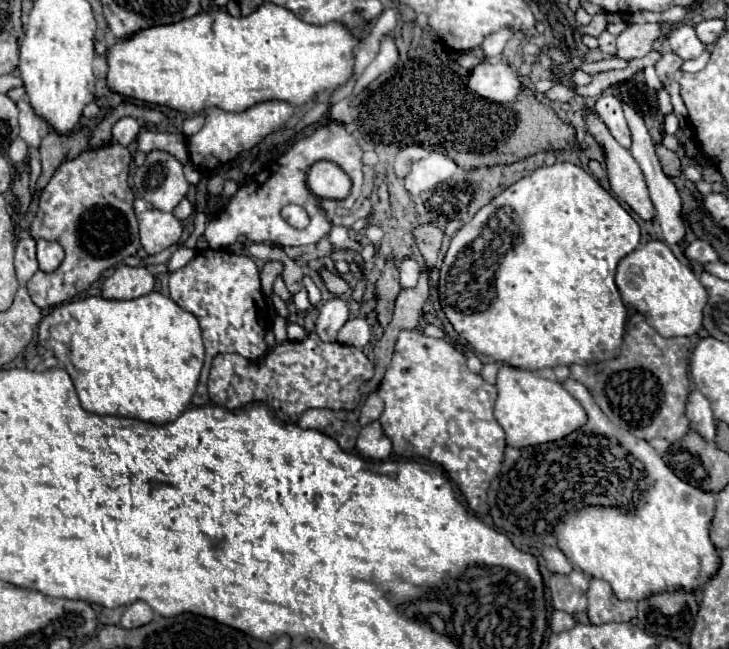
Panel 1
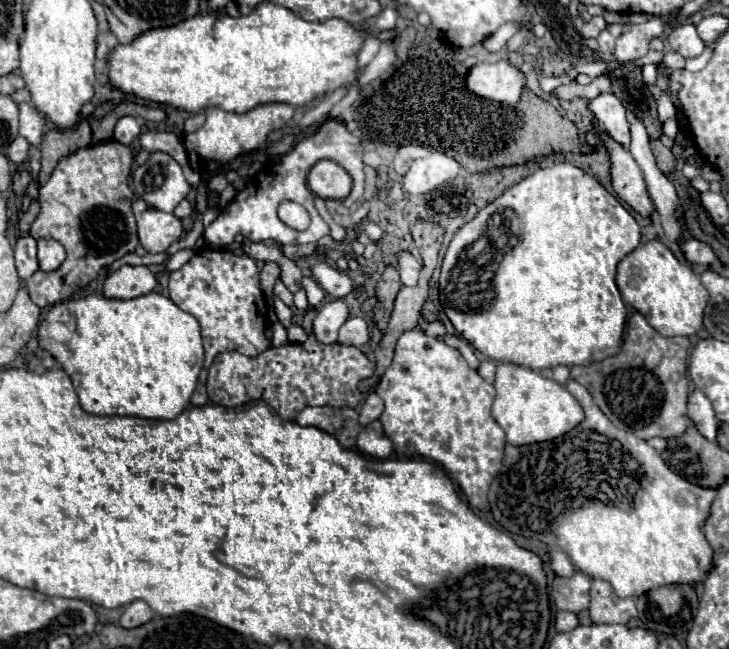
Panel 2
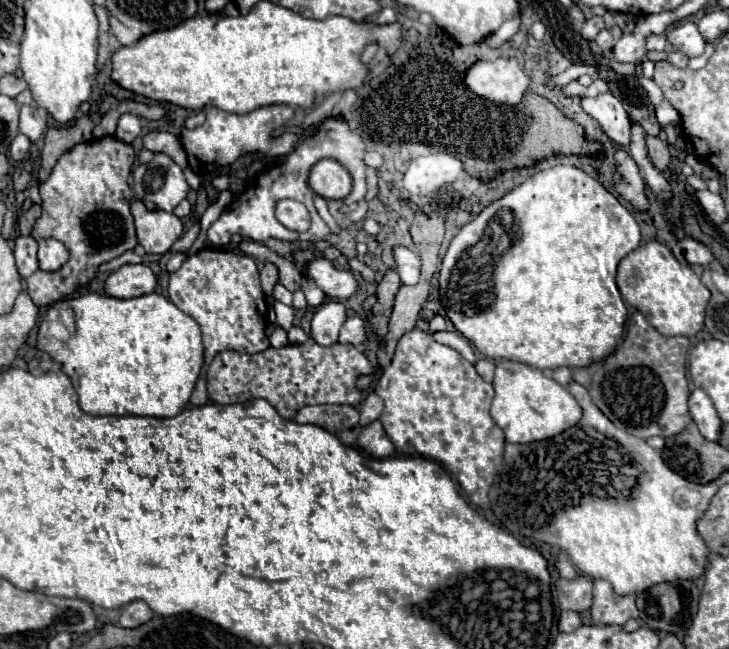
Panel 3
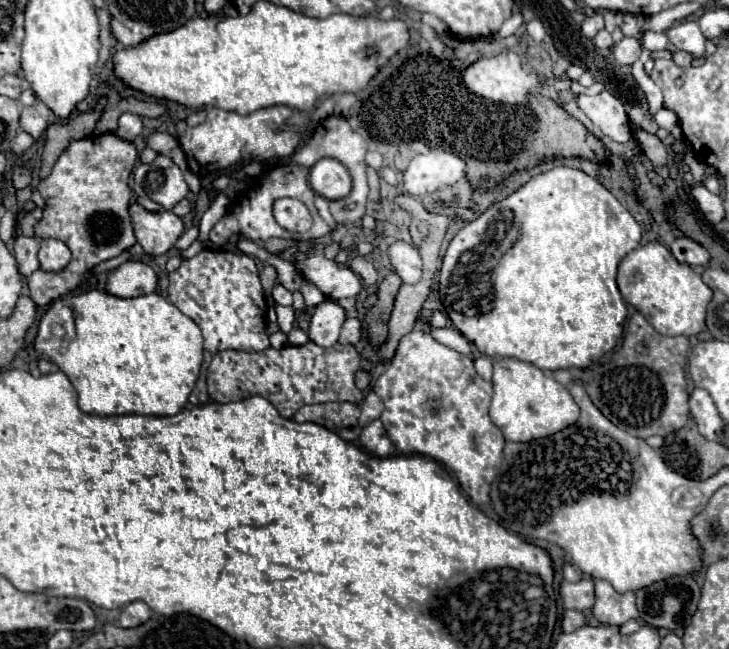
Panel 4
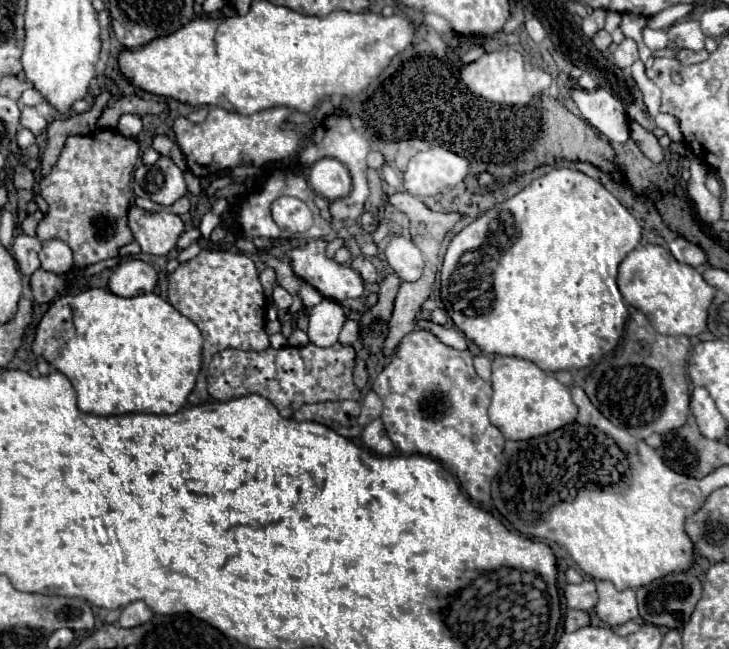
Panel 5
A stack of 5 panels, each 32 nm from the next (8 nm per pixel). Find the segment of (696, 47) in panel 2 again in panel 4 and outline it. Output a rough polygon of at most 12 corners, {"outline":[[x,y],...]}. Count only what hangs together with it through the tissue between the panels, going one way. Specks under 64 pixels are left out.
{"outline":[[696,20],[666,30],[676,50],[704,54],[706,38]]}

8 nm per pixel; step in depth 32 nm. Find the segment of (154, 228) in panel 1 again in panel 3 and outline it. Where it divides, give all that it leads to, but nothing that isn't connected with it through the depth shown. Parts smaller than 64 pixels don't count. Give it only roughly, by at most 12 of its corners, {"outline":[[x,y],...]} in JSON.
{"outline":[[132,202],[138,242],[164,254],[182,236],[178,216]]}

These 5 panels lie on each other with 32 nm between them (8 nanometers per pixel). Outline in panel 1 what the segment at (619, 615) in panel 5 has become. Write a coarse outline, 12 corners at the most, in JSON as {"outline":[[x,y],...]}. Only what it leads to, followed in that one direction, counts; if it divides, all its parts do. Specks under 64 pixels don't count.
{"outline":[[590,578],[592,624],[630,622],[636,602],[618,600],[608,582]]}

